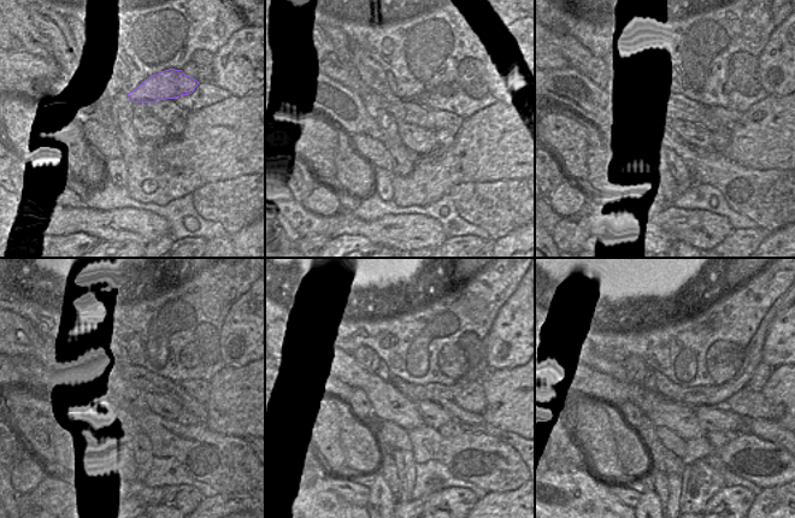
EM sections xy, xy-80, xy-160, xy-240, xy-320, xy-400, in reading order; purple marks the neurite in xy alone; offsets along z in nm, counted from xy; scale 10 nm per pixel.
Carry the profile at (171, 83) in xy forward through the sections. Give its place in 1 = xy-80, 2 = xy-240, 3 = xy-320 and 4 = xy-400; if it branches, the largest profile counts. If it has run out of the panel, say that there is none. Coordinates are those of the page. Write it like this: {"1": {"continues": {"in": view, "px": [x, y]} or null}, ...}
{"1": {"continues": {"in": "xy-80", "px": [402, 110]}}, "2": {"continues": {"in": "xy-240", "px": [145, 384]}}, "3": {"continues": {"in": "xy-320", "px": [470, 422]}}, "4": {"continues": {"in": "xy-400", "px": [772, 431]}}}

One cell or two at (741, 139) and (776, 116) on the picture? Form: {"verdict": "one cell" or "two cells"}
{"verdict": "one cell"}

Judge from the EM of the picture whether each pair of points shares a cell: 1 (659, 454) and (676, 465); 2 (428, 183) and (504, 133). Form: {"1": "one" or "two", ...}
{"1": "one", "2": "one"}

